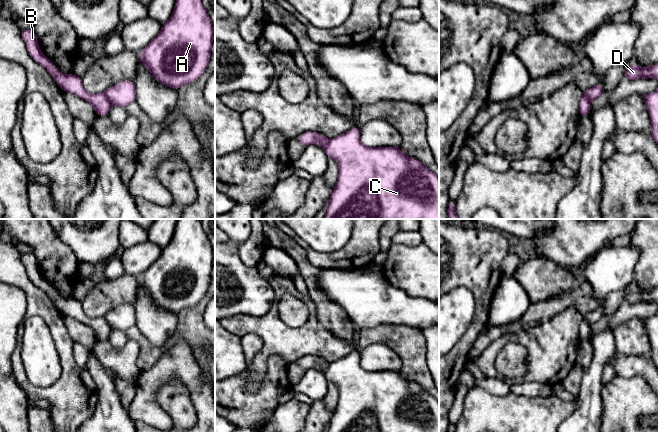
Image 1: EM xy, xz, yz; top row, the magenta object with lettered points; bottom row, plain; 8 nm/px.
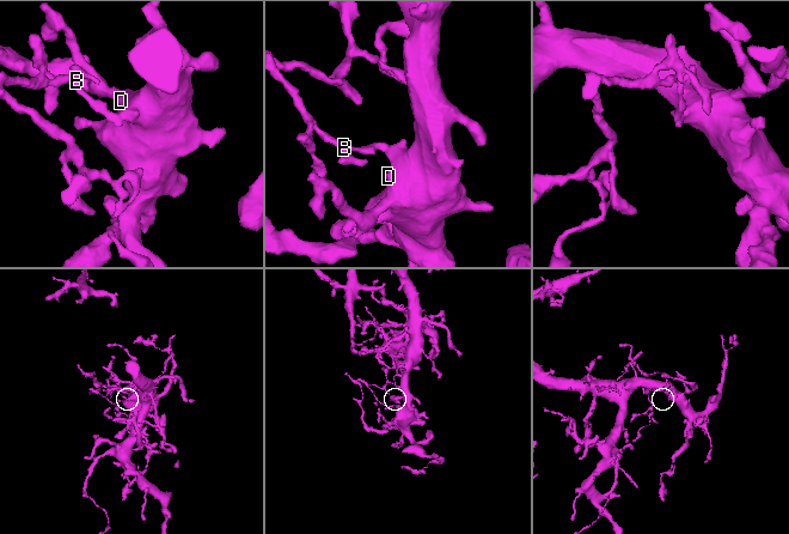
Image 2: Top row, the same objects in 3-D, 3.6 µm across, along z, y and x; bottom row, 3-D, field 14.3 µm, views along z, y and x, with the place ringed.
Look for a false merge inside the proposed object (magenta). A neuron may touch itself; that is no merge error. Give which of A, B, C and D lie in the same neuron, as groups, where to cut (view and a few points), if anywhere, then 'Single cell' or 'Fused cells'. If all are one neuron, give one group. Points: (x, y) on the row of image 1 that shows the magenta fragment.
Groups: A C D / B. Split along xy (103, 93), (111, 104). Fused cells

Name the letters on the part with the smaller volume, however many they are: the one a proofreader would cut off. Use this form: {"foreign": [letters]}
{"foreign": ["B"]}

